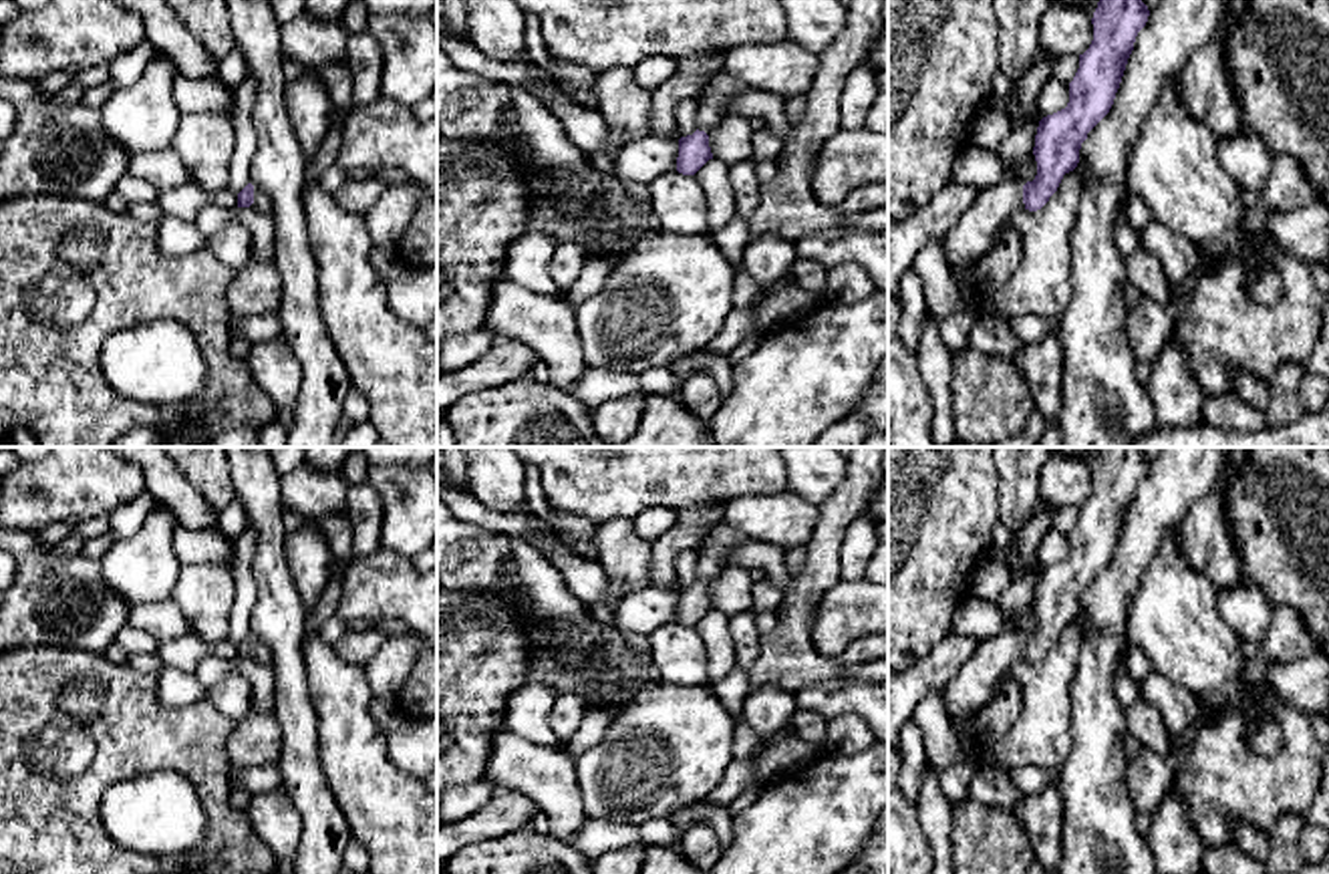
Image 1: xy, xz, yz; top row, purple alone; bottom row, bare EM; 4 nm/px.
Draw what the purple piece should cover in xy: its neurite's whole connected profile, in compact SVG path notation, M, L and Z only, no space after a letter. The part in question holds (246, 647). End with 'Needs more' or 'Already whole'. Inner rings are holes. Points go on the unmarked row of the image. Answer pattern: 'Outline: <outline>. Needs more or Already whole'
Outline: M248 634L240 644L238 644L238 659L252 659L270 671L274 669L274 659L270 648L256 640L252 634Z. Needs more

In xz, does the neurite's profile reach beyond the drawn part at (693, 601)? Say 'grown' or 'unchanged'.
grown

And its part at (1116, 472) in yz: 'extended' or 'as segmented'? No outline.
extended

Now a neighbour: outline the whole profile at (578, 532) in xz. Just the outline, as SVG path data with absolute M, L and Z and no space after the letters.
M554 507L554 532L582 560L598 562L594 534L600 524Z

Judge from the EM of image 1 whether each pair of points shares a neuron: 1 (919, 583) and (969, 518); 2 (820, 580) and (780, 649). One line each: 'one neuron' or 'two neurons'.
1: one neuron
2: one neuron

